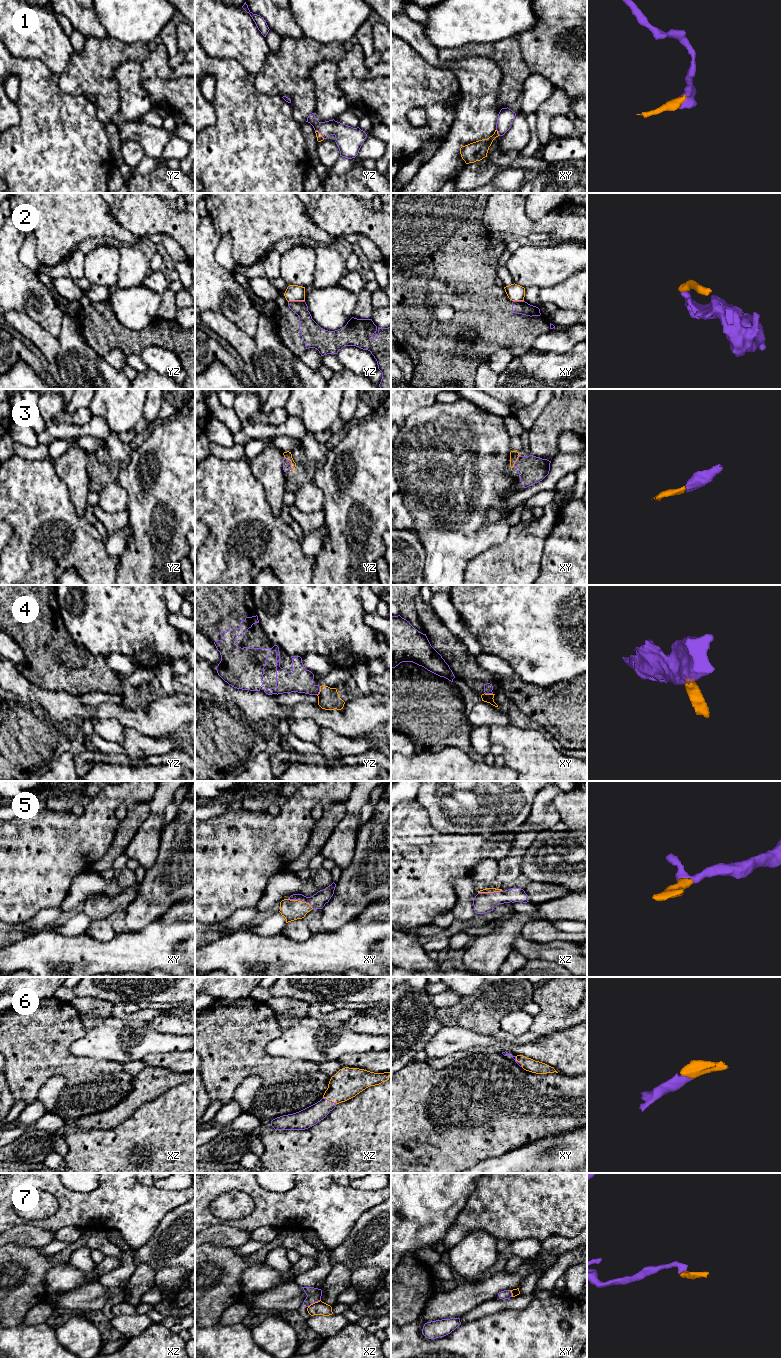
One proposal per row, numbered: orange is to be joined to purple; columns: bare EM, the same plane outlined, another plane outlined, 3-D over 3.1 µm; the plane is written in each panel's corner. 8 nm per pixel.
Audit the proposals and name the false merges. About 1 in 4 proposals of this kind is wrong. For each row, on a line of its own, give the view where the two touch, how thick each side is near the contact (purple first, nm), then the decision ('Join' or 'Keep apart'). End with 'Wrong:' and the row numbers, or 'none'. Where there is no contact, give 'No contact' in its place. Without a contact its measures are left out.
1: Touches purple in xy. Thickness 130 nm (purple) against 160 nm. Join
2: Touches purple in yz. Thickness 160 nm (purple) against 130 nm. Keep apart
3: Touches purple in yz. Thickness 60 nm (purple) against 60 nm. Join
4: Touches purple in yz. Thickness 190 nm (purple) against 180 nm. Keep apart
5: Touches purple in xy. Thickness 120 nm (purple) against 160 nm. Join
6: Touches purple in xz. Thickness 160 nm (purple) against 240 nm. Join
7: Touches purple in xz. Thickness 110 nm (purple) against 110 nm. Keep apart
Wrong: 2, 4, 7

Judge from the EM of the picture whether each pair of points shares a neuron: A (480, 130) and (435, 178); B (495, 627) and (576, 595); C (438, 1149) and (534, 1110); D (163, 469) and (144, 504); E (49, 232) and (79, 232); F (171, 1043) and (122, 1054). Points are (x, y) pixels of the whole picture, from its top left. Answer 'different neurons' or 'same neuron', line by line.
A: same neuron
B: same neuron
C: same neuron
D: same neuron
E: same neuron
F: same neuron

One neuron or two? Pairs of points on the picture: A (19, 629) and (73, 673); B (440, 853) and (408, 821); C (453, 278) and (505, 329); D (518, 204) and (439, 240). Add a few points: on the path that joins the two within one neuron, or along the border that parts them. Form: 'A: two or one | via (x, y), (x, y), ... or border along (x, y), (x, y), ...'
A: one | via (32, 632), (60, 660)
B: one | via (430, 850), (414, 831)
C: one | via (467, 287), (470, 290), (470, 294), (491, 315)
D: two | border along (486, 203), (483, 225), (490, 232)

